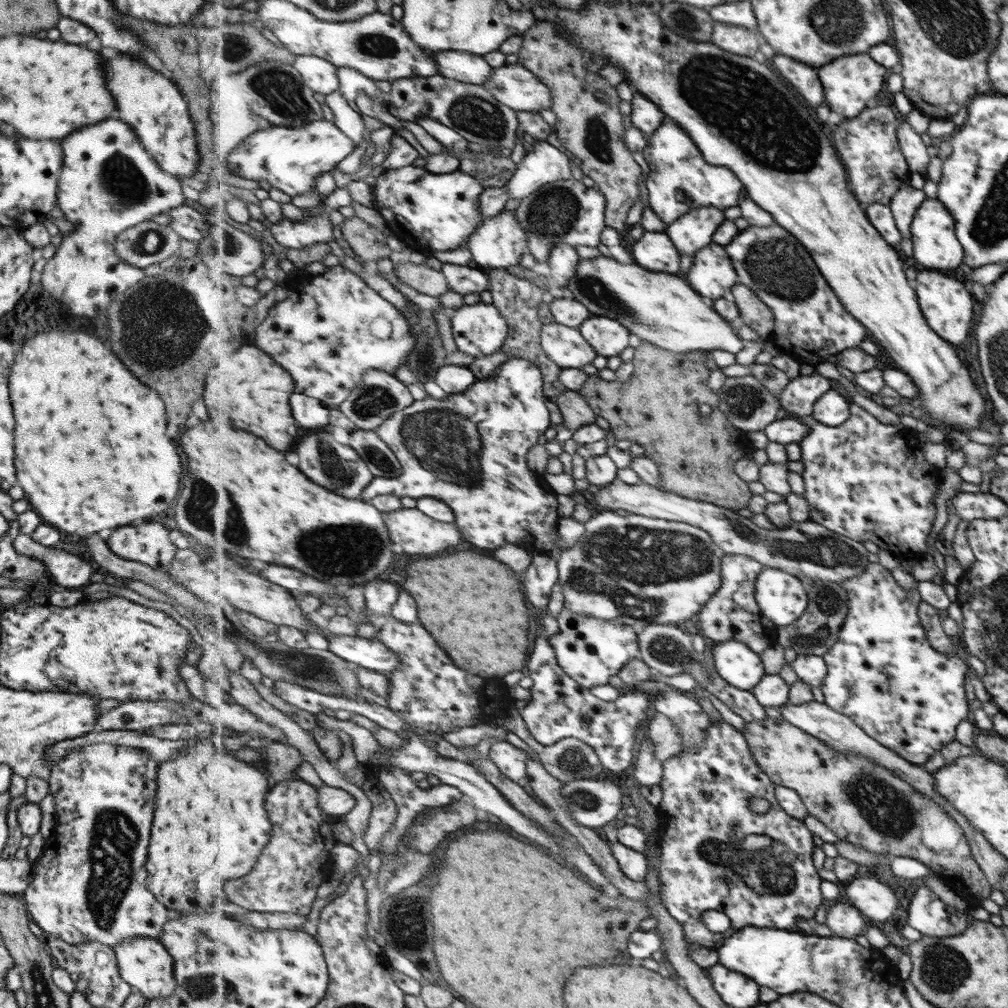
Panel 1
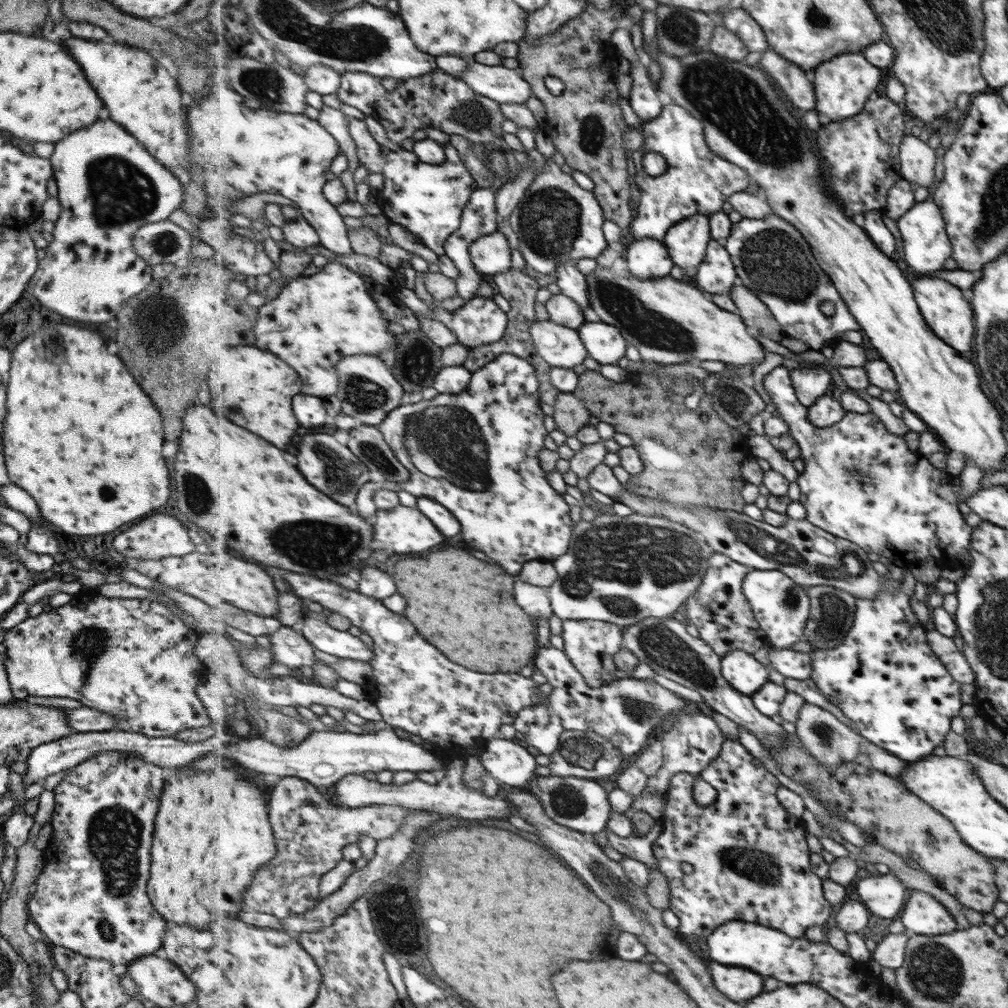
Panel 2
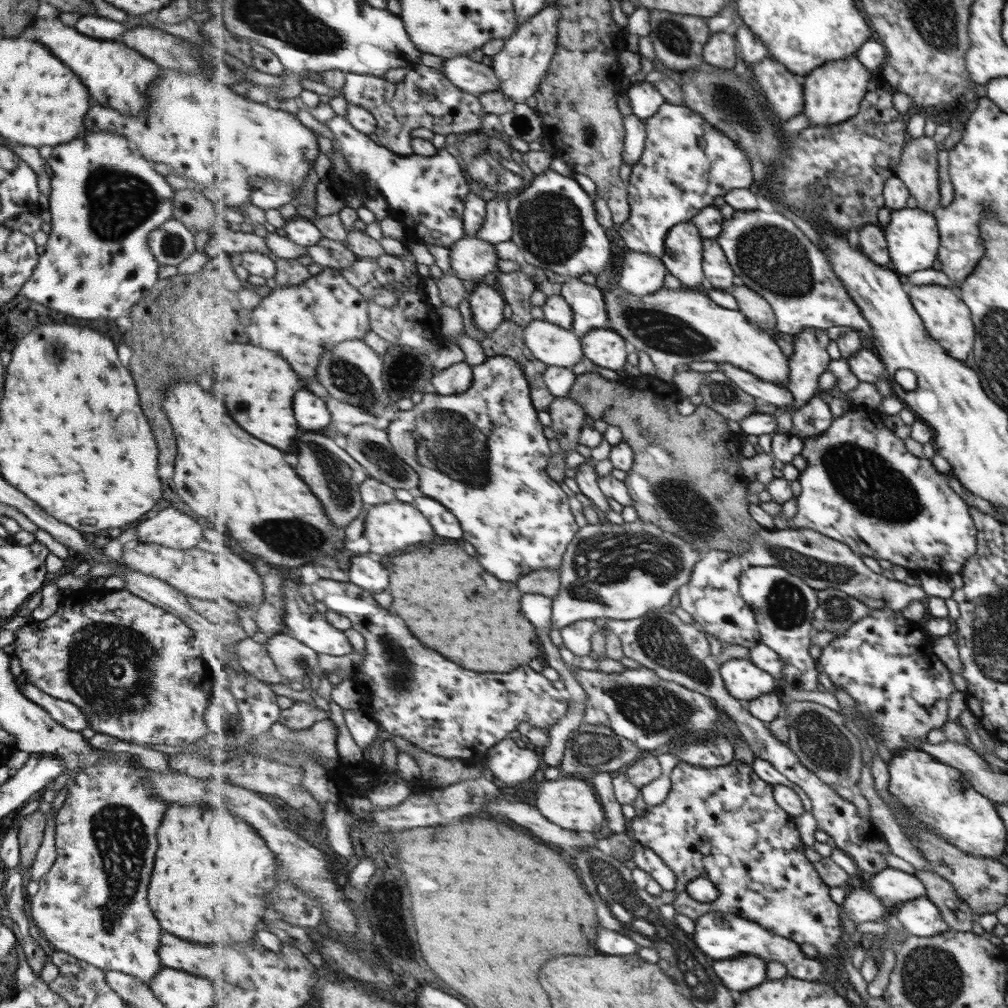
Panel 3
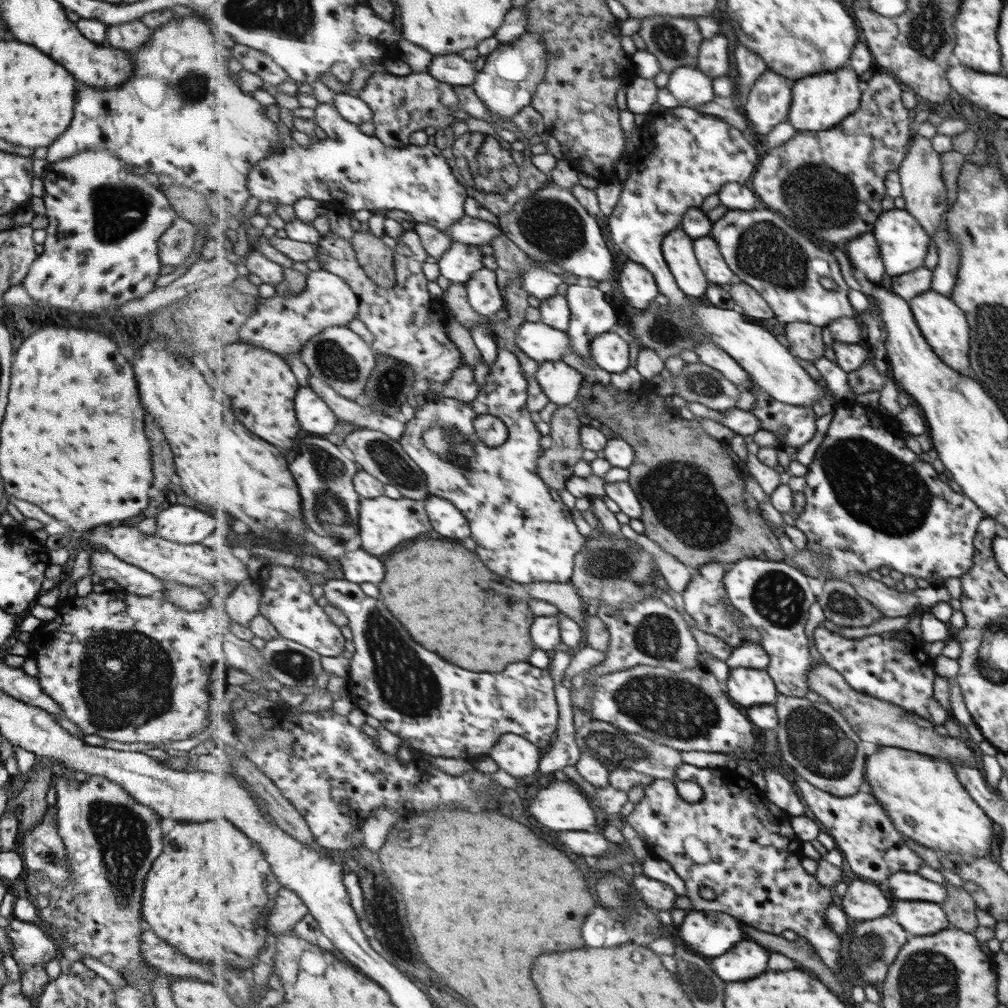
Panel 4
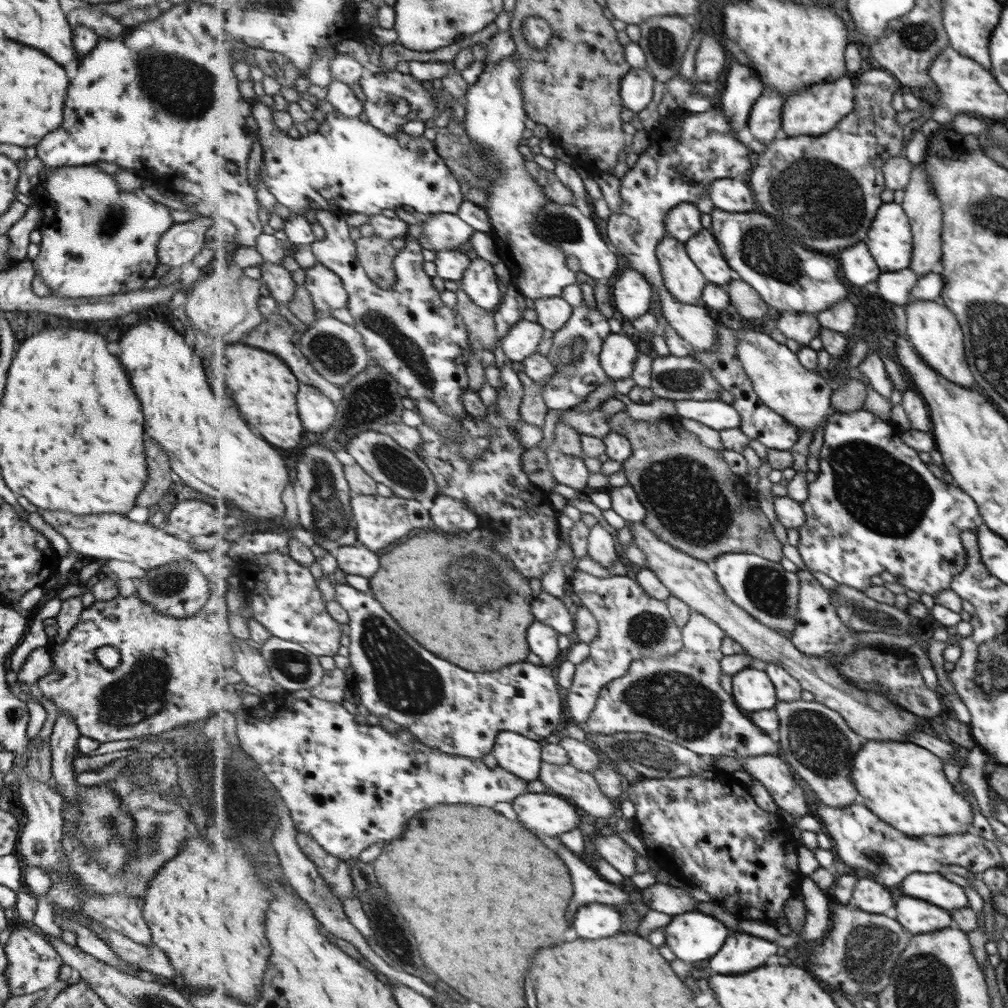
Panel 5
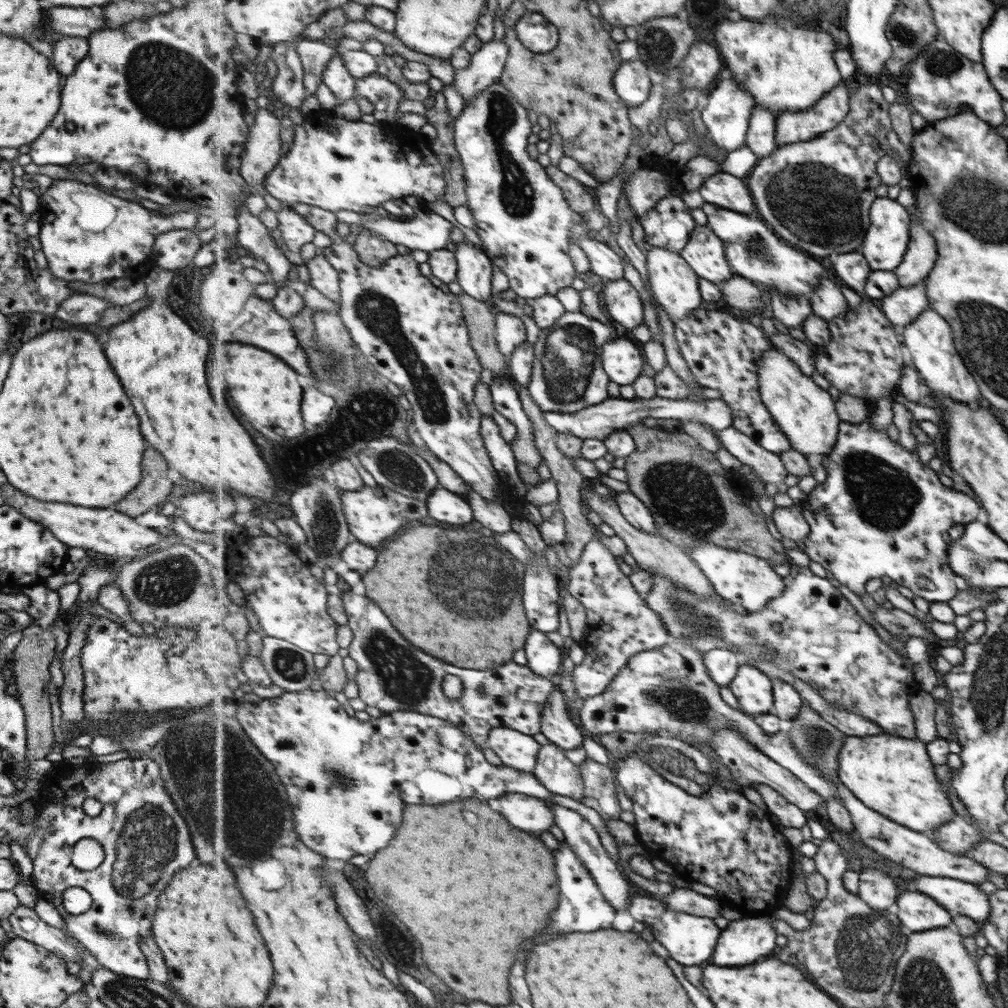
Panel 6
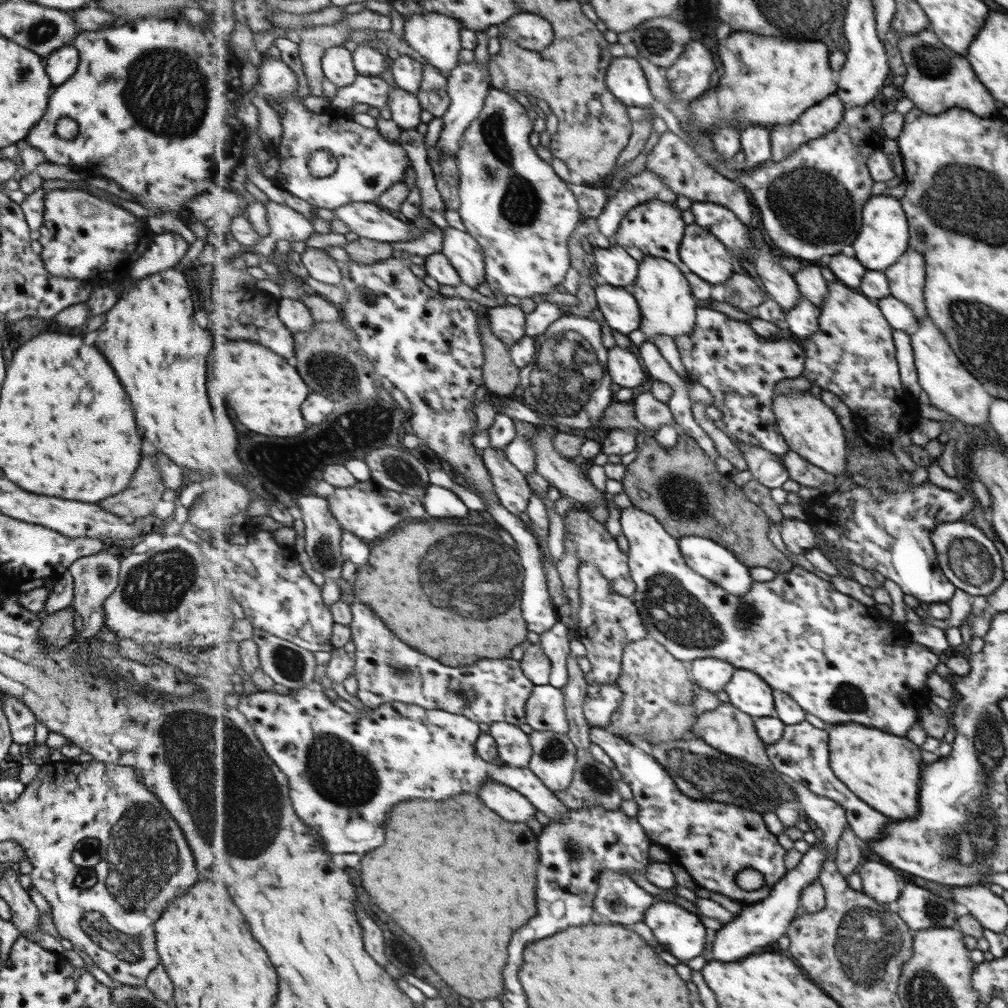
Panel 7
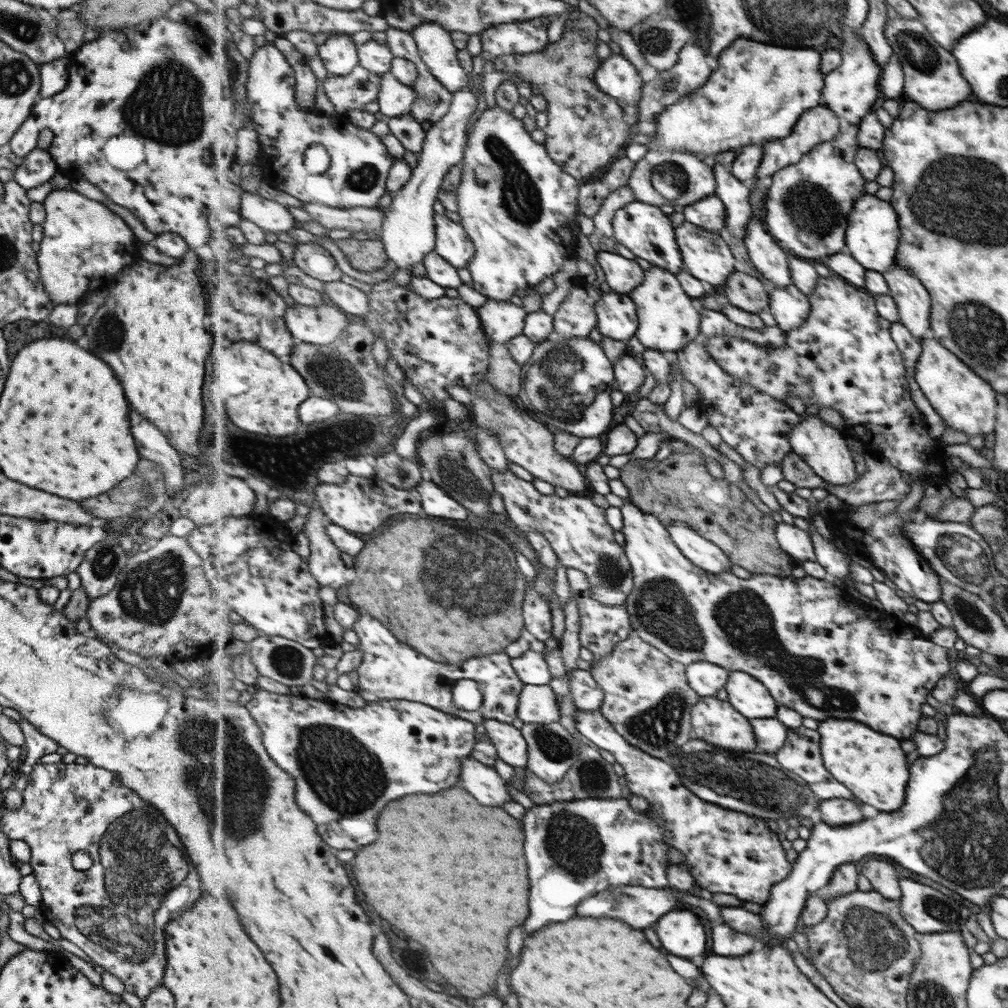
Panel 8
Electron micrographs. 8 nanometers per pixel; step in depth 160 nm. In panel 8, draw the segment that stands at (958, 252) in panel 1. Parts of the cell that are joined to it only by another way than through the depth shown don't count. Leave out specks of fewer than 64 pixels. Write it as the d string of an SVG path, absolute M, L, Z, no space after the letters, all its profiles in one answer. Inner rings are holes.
M867 194L856 201L850 216L851 226L847 230L847 244L851 248L851 254L868 270L875 270L881 274L888 271L897 258L897 244L901 243L901 226L898 224L898 213L894 211L894 207L889 201Z

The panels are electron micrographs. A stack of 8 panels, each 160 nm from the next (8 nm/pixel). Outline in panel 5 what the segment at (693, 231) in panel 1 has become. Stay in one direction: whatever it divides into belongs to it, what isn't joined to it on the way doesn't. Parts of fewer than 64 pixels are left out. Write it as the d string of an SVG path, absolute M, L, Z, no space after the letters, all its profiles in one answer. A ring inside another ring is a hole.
M667 236L659 243L657 256L665 286L681 302L700 304L709 282L687 252L686 243Z

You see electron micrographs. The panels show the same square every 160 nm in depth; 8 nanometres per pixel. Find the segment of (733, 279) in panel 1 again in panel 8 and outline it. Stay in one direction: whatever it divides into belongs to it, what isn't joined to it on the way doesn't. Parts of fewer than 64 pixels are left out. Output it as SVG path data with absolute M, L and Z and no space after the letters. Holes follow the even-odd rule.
M686 220L679 228L676 228L676 239L684 258L685 270L708 286L726 284L738 270L738 261L733 256L728 245L729 241L724 234L711 232Z

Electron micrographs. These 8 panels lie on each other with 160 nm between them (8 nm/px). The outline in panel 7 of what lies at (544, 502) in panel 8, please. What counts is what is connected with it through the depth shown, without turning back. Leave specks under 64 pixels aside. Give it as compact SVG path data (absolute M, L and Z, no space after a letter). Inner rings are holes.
M490 446L484 450L482 456L484 464L490 470L501 504L511 514L527 513L533 492L523 473L507 458L506 451ZM579 505L575 508L575 511L568 510L564 521L567 522L565 524L564 540L571 540L571 542L575 542L579 546L577 551L582 562L597 564L619 594L633 597L637 592L637 585L630 571L630 557L619 548L616 536L613 536L603 523L597 522L591 516L588 506Z

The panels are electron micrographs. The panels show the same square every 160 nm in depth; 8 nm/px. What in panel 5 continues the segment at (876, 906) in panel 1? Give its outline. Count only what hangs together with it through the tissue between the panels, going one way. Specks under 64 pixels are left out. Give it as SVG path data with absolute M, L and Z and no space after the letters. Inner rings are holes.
M940 872L908 874L897 888L901 888L905 896L919 896L947 911L968 906L962 887L946 880Z

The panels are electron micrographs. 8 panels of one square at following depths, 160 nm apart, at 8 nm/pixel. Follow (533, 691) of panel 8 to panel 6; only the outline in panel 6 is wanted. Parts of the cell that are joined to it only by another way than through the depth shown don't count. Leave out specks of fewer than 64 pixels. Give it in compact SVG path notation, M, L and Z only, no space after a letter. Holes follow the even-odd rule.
M554 690L546 701L542 718L542 734L557 746L567 750L575 750L583 746L583 732L577 724L573 724L569 716L569 702L563 691Z

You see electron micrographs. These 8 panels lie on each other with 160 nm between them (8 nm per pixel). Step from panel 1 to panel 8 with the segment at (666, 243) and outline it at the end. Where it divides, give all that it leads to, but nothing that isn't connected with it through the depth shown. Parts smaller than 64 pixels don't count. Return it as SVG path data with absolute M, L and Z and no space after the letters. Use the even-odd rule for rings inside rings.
M613 290L604 292L596 302L598 330L607 337L627 343L637 336L640 325L638 305L630 297Z

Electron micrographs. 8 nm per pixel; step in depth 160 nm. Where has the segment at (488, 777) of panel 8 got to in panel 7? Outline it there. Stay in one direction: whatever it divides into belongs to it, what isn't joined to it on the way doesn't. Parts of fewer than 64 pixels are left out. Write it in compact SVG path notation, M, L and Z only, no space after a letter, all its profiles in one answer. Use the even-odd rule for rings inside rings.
M486 780L480 790L483 802L505 820L529 822L537 814L536 806L523 793L498 780Z

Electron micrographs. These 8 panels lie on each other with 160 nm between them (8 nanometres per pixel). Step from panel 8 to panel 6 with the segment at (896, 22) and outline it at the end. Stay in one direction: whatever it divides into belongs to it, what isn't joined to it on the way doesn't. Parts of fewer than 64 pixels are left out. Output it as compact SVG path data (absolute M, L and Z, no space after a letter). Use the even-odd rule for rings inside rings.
M940 36L915 57L914 64L908 70L908 78L907 98L917 114L928 122L955 116L967 110L973 112L979 120L986 121L989 126L1002 124L1006 117L1001 109L1002 96L999 96L994 85L990 83L982 64L967 60Z

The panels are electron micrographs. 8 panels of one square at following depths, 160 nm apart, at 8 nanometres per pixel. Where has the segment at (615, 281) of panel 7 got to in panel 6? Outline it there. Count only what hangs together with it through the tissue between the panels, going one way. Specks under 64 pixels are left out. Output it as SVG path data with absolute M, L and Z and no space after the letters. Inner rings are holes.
M583 222L576 224L572 232L572 242L576 243L590 258L591 271L602 281L617 281L625 278L627 268L623 253L619 253L607 243L589 236Z

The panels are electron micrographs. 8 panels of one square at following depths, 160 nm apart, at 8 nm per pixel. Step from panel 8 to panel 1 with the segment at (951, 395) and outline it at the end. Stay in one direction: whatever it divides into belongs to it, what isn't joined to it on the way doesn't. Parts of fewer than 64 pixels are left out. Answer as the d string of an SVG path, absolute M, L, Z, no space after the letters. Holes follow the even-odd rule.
M923 270L917 274L915 280L915 292L918 297L918 304L926 319L926 323L934 330L943 340L950 341L951 344L961 344L969 332L971 318L973 318L973 300L963 288L961 282L947 278L939 272L929 272Z

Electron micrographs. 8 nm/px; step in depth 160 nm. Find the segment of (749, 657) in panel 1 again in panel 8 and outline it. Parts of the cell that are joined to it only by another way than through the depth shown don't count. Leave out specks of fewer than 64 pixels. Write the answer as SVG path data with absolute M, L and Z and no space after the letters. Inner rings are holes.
M733 671L726 684L728 701L748 719L777 719L778 702L751 673Z

